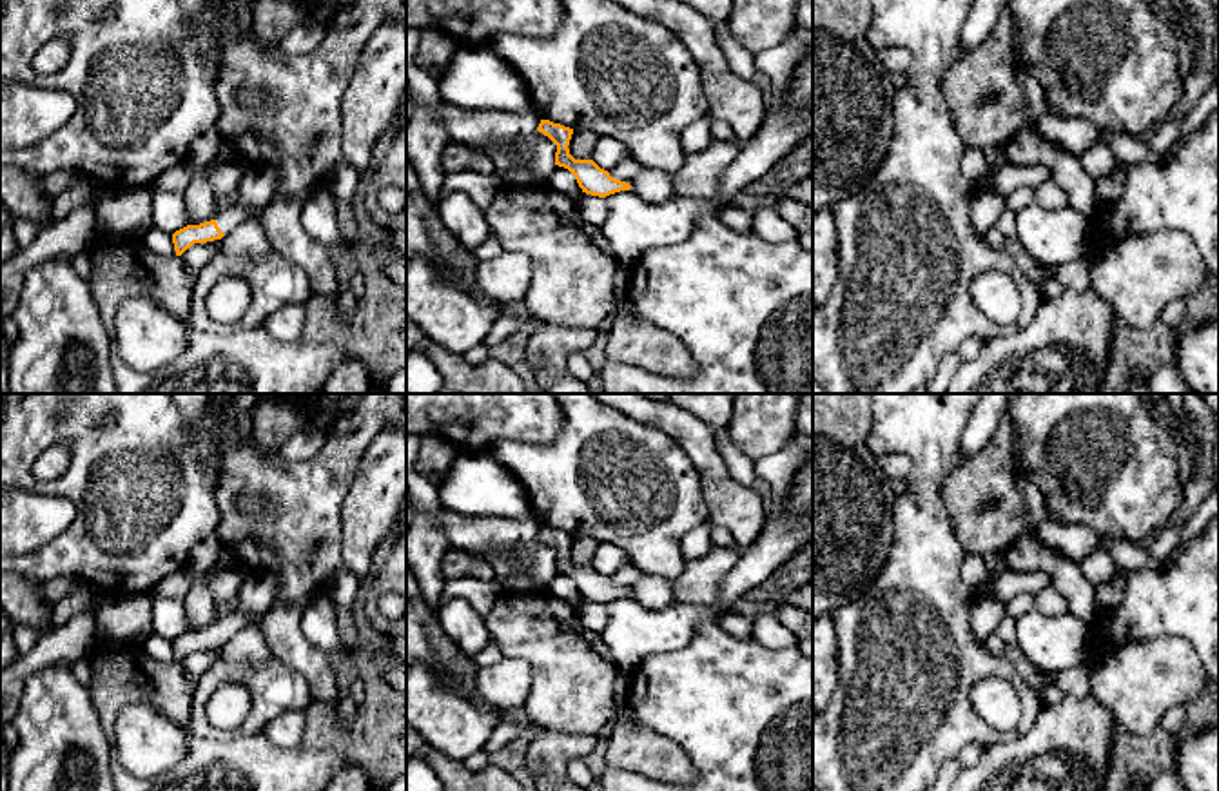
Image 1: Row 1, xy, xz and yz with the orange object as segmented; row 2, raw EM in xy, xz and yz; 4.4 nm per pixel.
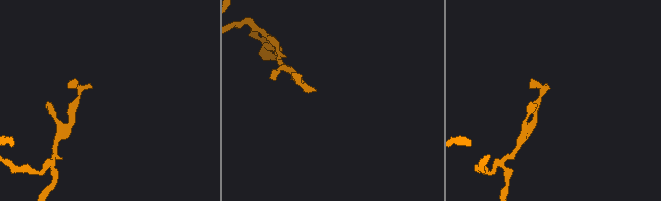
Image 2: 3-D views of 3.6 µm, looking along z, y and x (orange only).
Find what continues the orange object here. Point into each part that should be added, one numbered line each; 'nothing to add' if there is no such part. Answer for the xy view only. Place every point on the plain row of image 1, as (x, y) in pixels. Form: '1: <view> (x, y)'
1: xy (227, 626)

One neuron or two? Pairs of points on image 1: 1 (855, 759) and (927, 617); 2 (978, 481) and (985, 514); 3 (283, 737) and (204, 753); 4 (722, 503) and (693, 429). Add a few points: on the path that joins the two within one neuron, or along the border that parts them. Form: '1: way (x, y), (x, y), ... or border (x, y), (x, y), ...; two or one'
1: way (889, 724), (902, 710), (906, 652); one
2: way (984, 488), (985, 507); one
3: border (262, 732), (274, 744), (300, 748); two
4: way (719, 485), (699, 447); one

